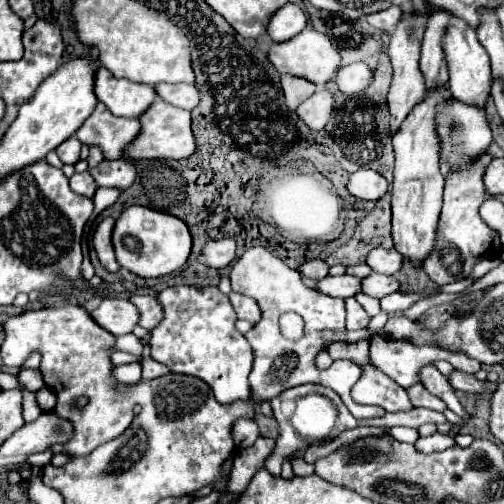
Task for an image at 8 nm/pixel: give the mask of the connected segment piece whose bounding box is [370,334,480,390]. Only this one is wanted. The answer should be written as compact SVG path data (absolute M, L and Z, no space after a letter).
M372 336L370 340L370 364L374 368L378 368L380 372L388 374L396 384L400 384L402 388L410 388L414 384L420 382L420 370L422 366L428 366L428 364L434 364L438 360L446 360L450 362L456 370L462 370L466 374L476 374L480 370L480 362L466 356L464 352L450 352L450 350L444 350L436 344L422 344L422 346L416 346L412 342L404 342L404 340L390 340L390 338L384 338L384 336Z

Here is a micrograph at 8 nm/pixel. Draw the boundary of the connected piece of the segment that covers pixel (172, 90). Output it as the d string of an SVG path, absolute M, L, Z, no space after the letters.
M156 84L154 90L158 98L172 106L184 110L192 110L194 106L198 106L198 90L192 84Z

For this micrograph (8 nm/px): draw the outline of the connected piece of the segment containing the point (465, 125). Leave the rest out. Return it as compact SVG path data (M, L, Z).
M448 98L436 108L436 132L440 140L440 172L446 176L448 172L464 172L476 160L480 160L488 146L492 144L492 132L486 120L486 112L480 106L460 102L456 98Z

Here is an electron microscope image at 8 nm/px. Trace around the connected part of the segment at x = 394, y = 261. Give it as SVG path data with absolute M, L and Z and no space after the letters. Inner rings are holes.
M374 248L366 256L366 264L378 272L378 274L394 274L402 266L404 258L396 250L386 250L386 248Z

